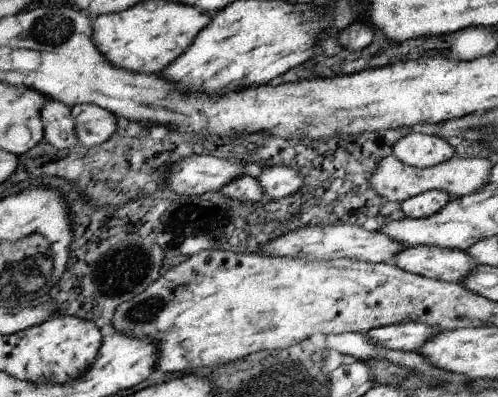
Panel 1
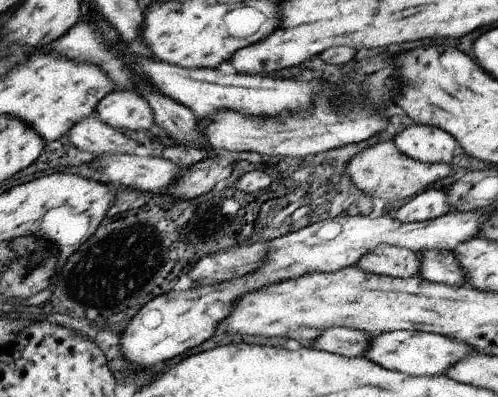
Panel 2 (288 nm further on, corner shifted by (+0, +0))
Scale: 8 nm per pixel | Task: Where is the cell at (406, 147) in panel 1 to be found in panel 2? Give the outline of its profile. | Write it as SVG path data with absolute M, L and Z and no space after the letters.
M409 126L393 138L395 146L409 158L425 164L451 164L455 140L433 126Z

